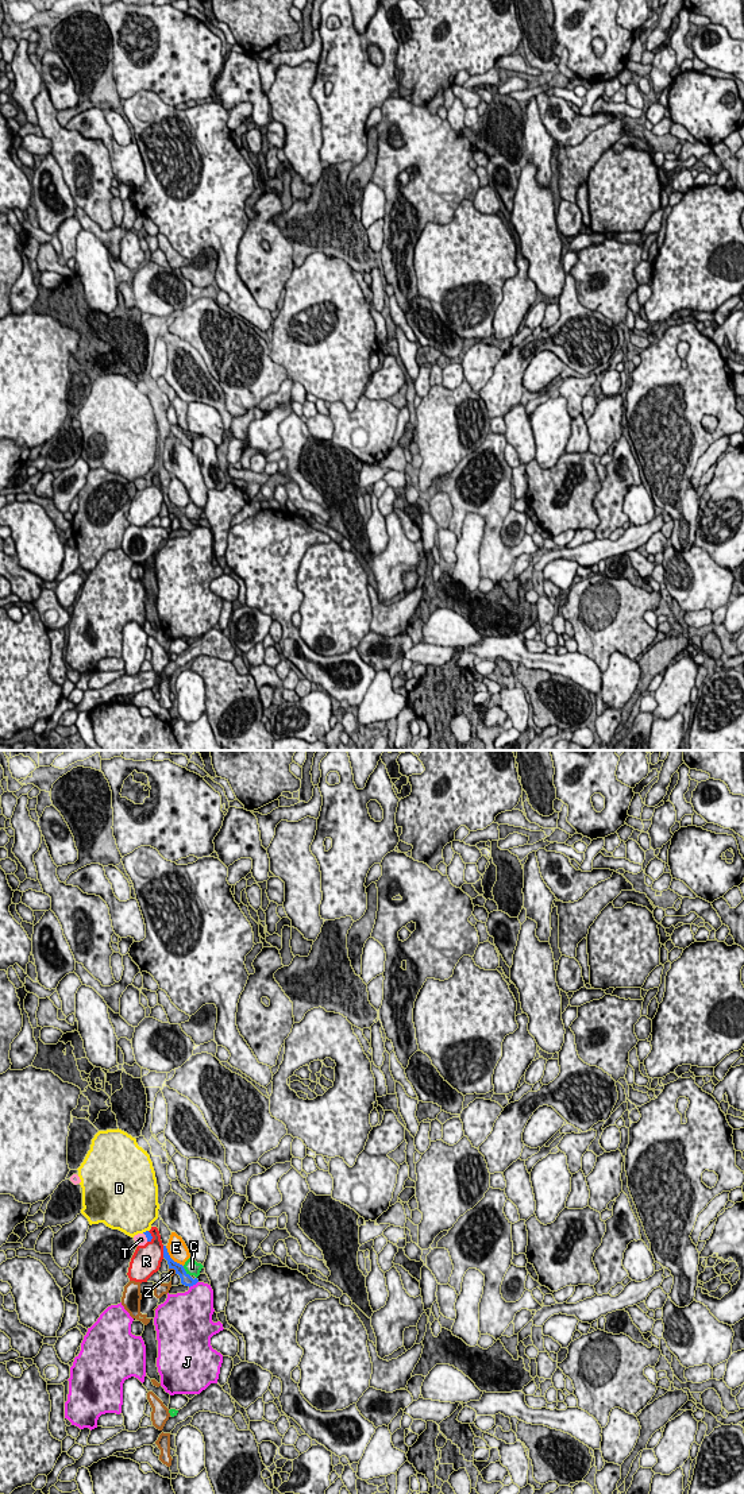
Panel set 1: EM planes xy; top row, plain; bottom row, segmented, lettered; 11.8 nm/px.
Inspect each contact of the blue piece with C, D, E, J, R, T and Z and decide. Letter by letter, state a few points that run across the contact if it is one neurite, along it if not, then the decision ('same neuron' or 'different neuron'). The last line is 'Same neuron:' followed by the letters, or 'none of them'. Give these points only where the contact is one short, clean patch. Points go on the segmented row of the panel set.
C: different neuron
D: different neuron
E: line xy (165, 1246), (169, 1255), (182, 1266); different neuron
J: different neuron
R: line xy (162, 1246), (164, 1257); different neuron
T: line xy (147, 1234), (146, 1236), (141, 1239); same neuron
Z: line xy (169, 1267), (176, 1273); different neuron
Same neuron: T

